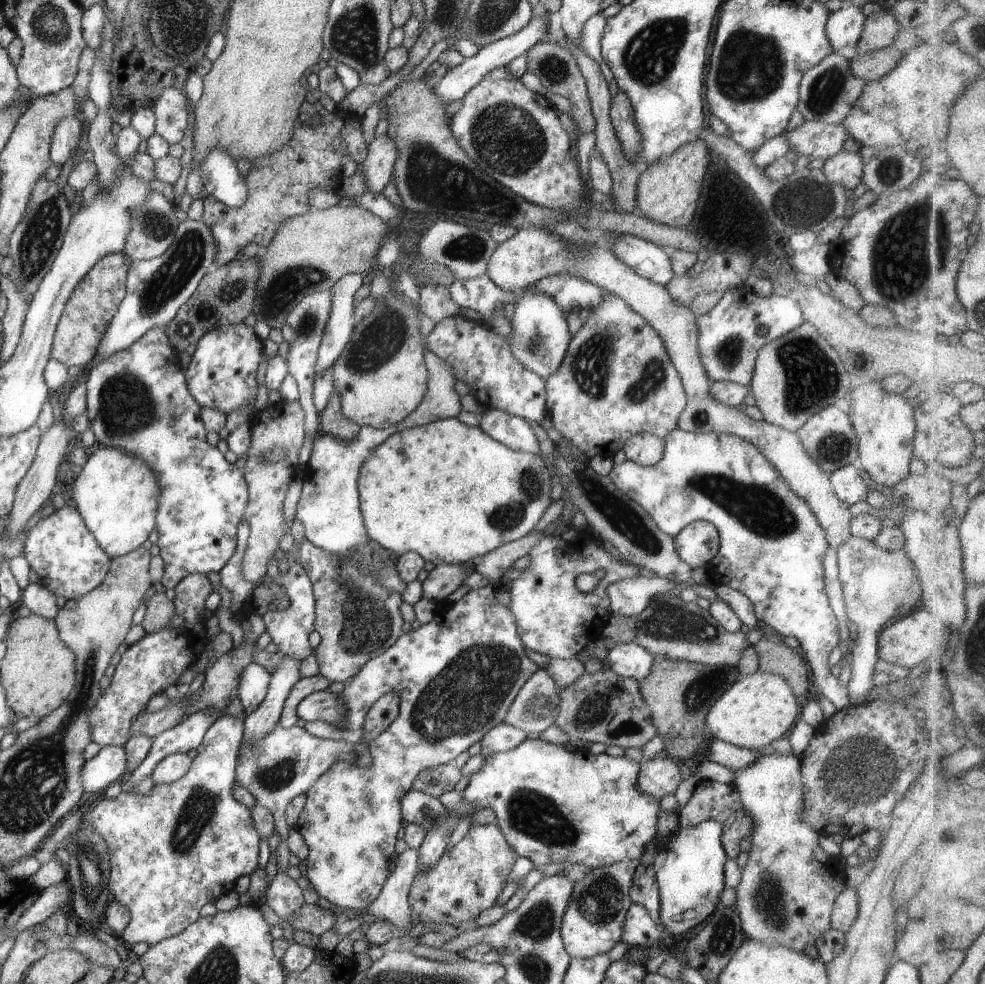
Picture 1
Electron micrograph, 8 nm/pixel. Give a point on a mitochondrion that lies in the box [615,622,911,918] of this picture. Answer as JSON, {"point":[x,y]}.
{"point":[857,769]}

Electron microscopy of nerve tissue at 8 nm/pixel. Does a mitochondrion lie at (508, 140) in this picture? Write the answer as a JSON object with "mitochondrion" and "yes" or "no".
{"mitochondrion":"yes"}

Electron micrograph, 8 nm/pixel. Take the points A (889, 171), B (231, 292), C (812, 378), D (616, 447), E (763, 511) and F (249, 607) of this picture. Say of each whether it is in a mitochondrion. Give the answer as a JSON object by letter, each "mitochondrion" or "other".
{"A":"mitochondrion","B":"mitochondrion","C":"mitochondrion","D":"other","E":"mitochondrion","F":"other"}

